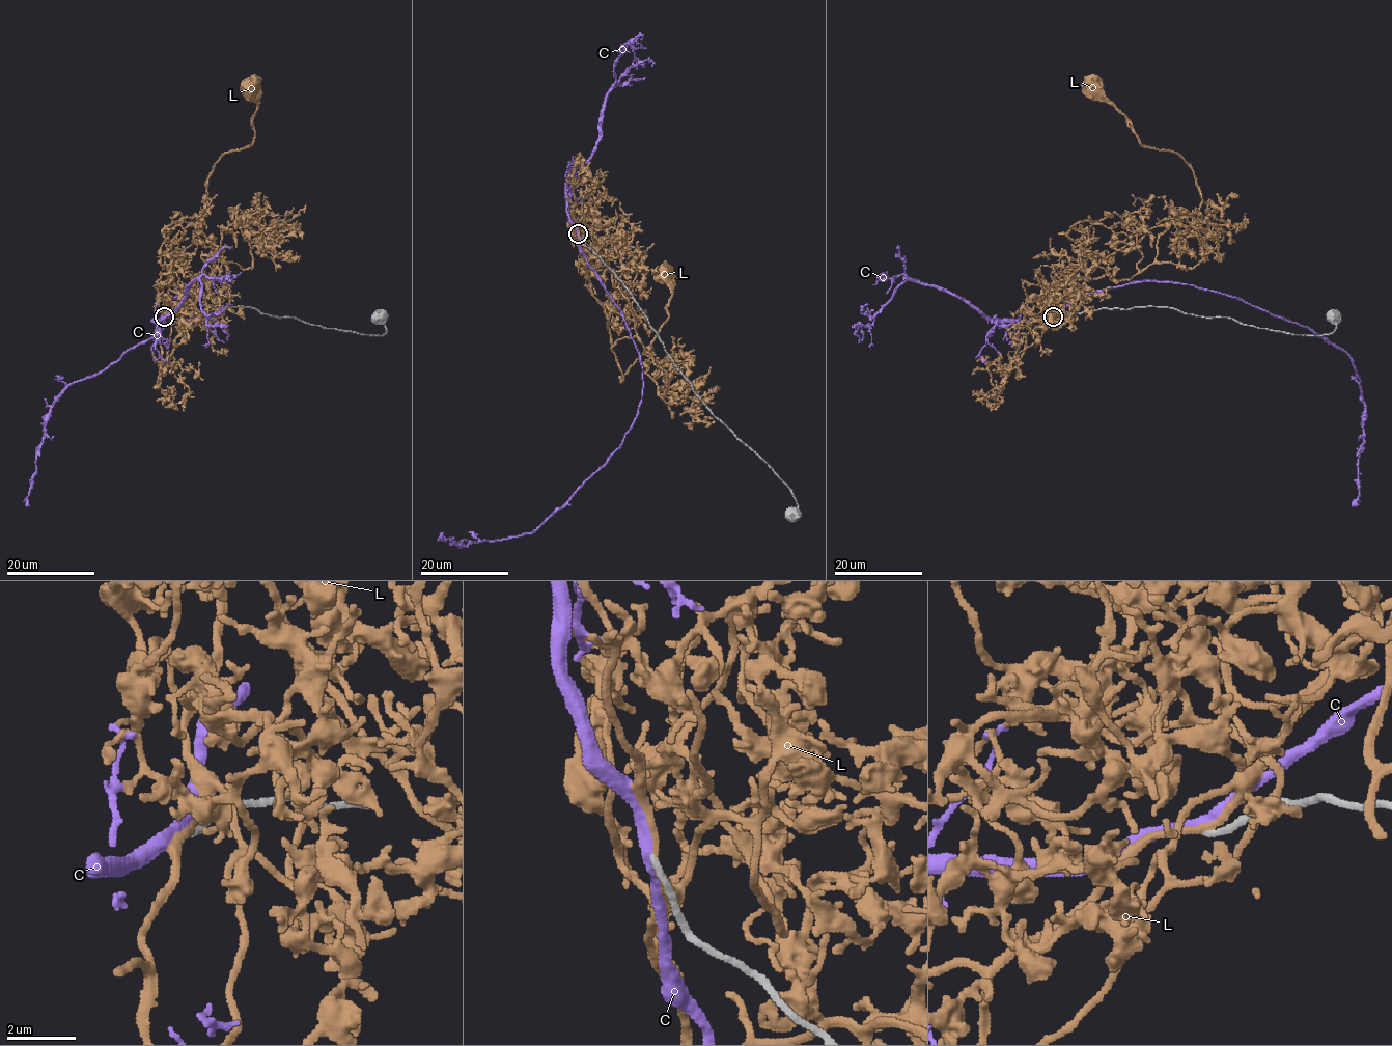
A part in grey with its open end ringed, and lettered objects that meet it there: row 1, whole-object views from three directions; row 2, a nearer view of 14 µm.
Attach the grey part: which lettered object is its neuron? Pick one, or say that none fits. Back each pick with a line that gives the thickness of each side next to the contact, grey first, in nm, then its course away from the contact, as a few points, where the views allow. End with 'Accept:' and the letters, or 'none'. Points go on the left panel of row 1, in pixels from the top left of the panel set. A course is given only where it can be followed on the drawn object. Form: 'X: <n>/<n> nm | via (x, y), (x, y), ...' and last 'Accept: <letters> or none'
C: 180/320 nm | via (164, 317), (182, 292), (213, 281), (228, 284), (207, 309), (164, 327), (57, 397), (29, 506)
Accept: C

